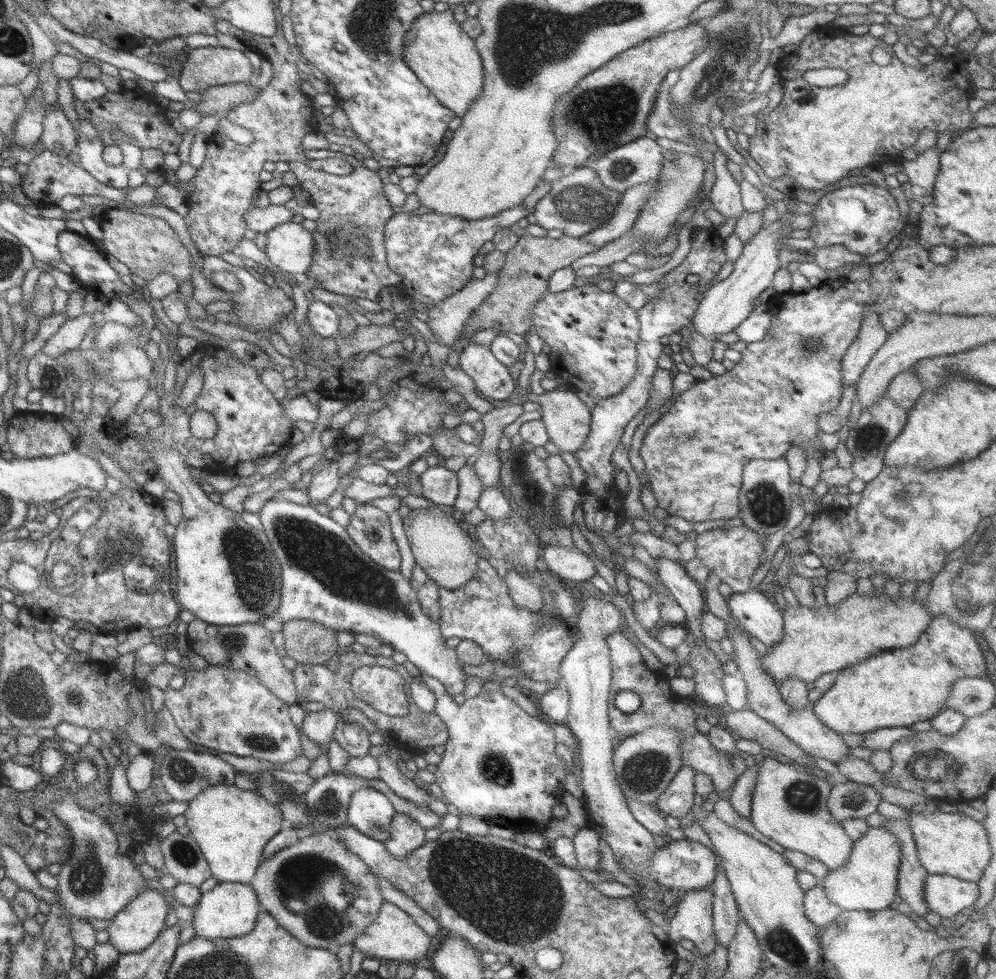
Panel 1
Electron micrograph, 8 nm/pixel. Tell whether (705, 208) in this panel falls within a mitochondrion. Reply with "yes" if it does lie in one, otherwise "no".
no

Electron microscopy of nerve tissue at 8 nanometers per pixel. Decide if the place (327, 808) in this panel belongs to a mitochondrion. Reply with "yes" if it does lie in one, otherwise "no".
yes

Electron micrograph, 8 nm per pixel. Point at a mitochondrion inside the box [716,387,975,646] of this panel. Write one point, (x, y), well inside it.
(763, 501)

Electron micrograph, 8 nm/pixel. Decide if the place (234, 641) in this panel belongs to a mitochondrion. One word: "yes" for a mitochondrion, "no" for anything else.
yes

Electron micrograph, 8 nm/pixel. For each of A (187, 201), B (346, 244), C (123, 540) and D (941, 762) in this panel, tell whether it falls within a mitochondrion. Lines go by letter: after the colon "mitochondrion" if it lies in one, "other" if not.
A: other
B: mitochondrion
C: mitochondrion
D: mitochondrion

